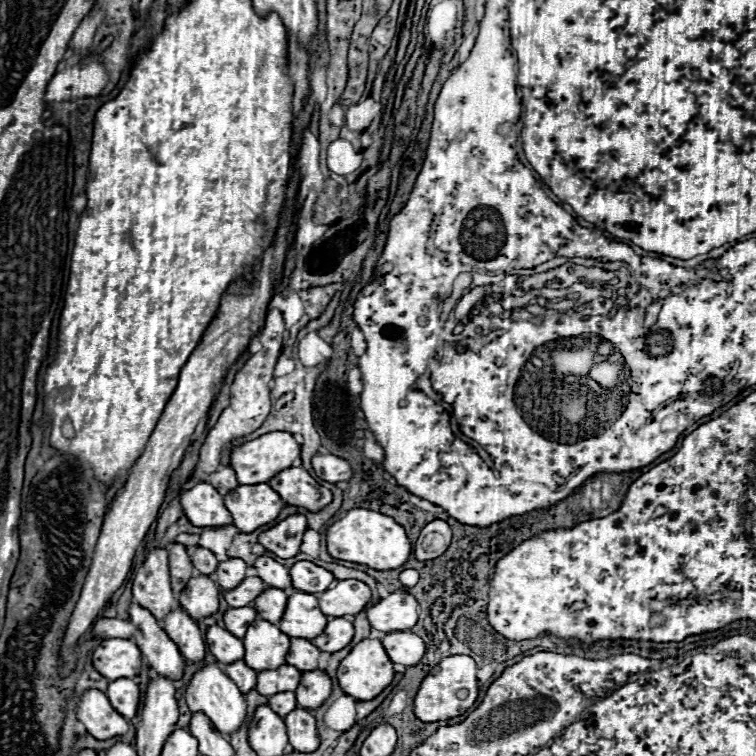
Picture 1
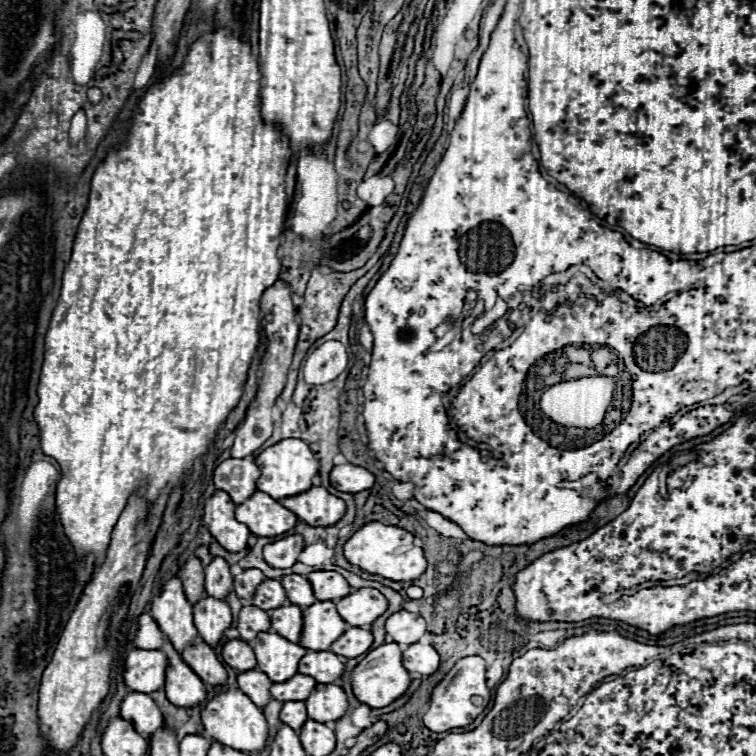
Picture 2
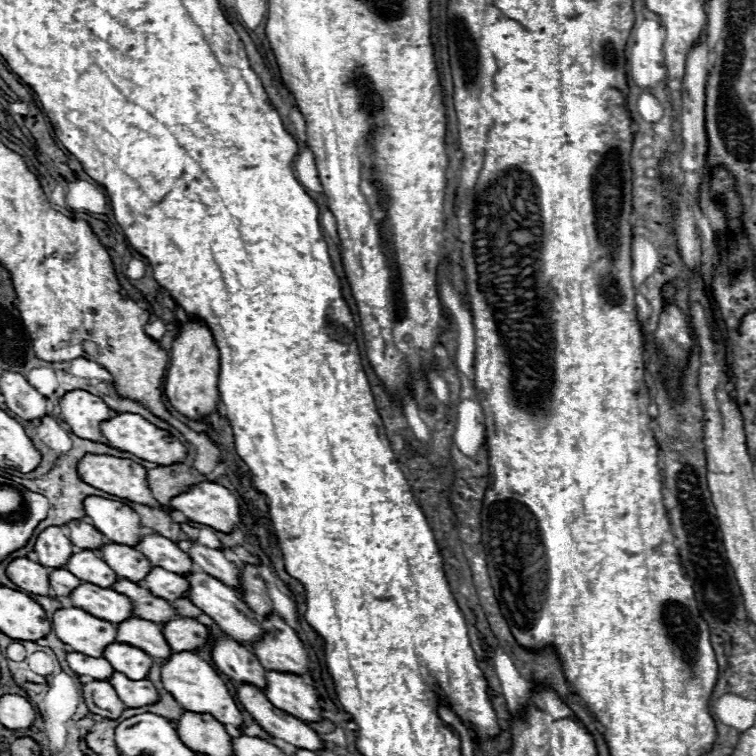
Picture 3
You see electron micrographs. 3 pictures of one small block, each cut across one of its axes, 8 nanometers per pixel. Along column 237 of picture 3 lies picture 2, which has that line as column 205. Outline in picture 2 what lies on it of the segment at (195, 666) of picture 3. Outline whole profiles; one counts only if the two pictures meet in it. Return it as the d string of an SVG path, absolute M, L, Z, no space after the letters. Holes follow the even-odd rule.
M224 688L224 690L216 692L214 698L208 700L206 706L200 708L200 718L202 718L202 724L208 732L208 736L224 746L230 746L230 748L246 752L246 754L254 752L254 750L262 750L266 746L266 740L268 740L266 718L262 714L262 710L242 690Z

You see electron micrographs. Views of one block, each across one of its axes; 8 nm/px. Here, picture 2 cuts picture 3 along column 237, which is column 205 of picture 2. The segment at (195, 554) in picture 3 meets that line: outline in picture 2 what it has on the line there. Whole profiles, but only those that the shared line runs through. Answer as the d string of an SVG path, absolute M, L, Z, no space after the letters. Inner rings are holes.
M214 556L212 562L204 568L204 586L206 586L206 592L210 596L216 596L216 598L226 598L228 594L228 588L232 586L234 578L230 574L230 568L228 568L228 562L220 556Z

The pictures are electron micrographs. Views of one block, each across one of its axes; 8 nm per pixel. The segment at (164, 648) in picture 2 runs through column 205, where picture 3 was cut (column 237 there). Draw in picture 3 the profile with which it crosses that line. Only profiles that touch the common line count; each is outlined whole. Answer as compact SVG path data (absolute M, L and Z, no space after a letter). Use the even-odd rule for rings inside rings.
M240 684L236 686L236 702L254 718L258 726L262 726L270 736L280 738L288 744L294 744L296 748L304 750L320 750L322 738L308 728L302 720L274 708L260 688L252 684Z

